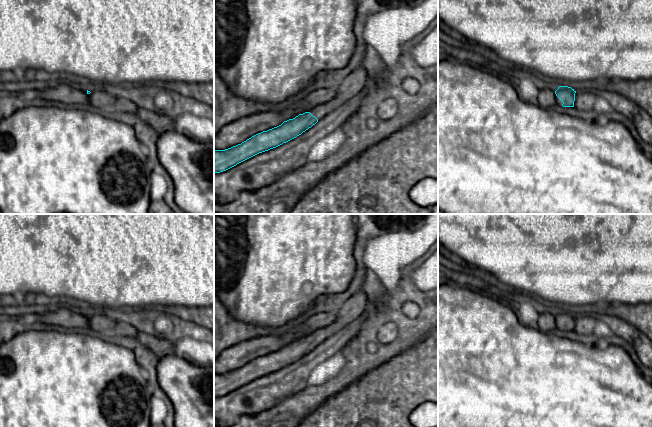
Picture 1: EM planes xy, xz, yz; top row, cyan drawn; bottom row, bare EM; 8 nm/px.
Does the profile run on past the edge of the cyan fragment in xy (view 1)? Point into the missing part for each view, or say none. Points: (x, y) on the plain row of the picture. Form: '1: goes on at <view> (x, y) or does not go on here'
1: does not go on here

